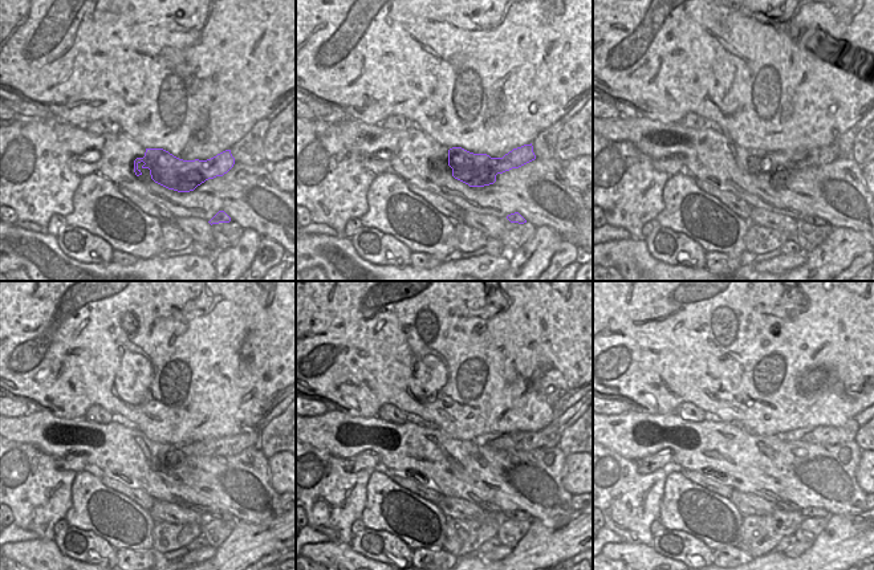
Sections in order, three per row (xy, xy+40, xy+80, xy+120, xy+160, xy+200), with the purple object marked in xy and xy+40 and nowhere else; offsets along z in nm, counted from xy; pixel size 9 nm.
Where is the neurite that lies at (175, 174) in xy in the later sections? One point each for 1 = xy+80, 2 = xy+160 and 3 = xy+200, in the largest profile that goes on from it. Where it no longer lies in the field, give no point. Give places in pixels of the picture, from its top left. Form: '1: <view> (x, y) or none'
1: xy+80 (760, 162)
2: xy+160 (549, 436)
3: xy+200 (824, 435)

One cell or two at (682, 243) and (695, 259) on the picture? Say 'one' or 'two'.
one

